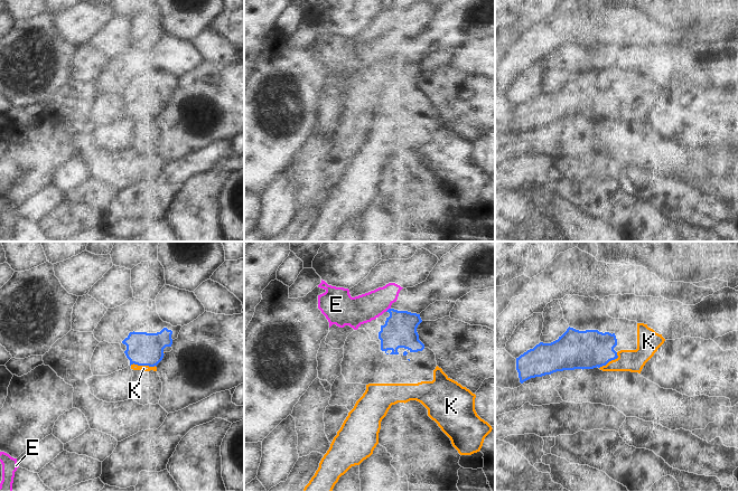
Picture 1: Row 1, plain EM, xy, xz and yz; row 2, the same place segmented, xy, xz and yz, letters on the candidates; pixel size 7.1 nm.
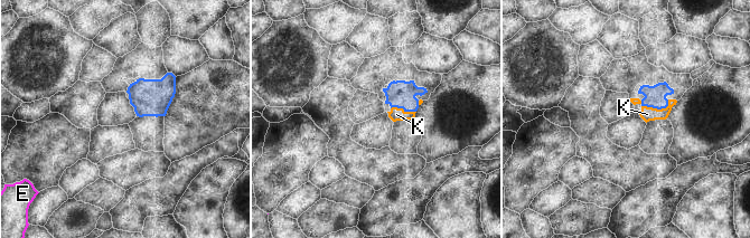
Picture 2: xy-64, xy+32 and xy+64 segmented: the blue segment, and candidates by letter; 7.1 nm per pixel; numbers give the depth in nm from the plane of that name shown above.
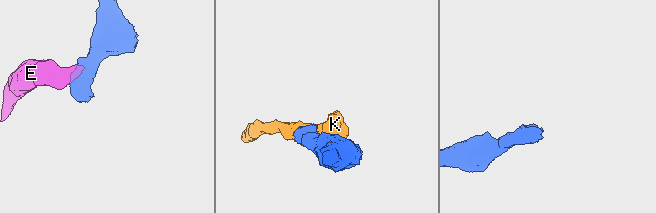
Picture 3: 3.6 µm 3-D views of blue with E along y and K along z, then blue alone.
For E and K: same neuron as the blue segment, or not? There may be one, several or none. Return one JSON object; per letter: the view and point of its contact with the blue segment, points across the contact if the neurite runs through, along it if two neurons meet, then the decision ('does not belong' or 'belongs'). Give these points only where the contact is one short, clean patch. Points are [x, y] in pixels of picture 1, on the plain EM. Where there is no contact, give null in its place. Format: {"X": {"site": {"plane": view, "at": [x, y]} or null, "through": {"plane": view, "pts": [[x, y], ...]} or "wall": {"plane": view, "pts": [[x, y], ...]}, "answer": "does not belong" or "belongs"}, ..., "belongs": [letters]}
{"E": {"site": {"plane": "xz", "at": [389, 58]}, "wall": {"plane": "xz", "pts": [[390, 57], [385, 60]]}, "answer": "does not belong"}, "K": {"site": {"plane": "xy", "at": [143, 114]}, "through": {"plane": "xy", "pts": [[143, 98], [143, 114], [143, 117]]}, "answer": "belongs"}, "belongs": ["K"]}

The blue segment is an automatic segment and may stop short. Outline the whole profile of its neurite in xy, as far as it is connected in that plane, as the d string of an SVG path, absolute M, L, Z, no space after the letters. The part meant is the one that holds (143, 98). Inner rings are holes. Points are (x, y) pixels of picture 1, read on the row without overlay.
M167 77L157 83L130 82L122 93L127 95L124 103L131 119L157 121L157 114L165 104L164 98L172 94L171 84L172 81Z

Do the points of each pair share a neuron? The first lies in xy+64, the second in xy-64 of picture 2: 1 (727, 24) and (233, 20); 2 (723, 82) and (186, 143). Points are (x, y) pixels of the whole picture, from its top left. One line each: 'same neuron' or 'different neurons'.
1: same neuron
2: same neuron

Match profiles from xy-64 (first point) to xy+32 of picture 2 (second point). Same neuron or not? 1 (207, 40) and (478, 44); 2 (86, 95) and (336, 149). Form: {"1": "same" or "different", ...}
{"1": "same", "2": "same"}

